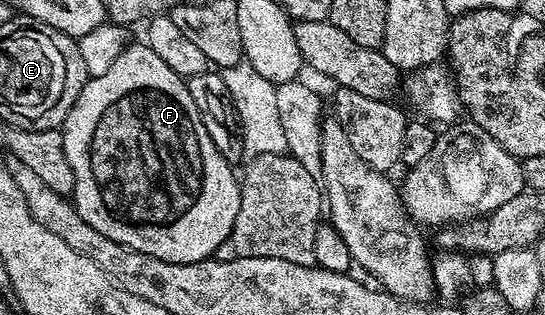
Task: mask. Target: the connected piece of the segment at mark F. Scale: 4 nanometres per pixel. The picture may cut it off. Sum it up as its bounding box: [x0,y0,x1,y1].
[60,41,242,263]

